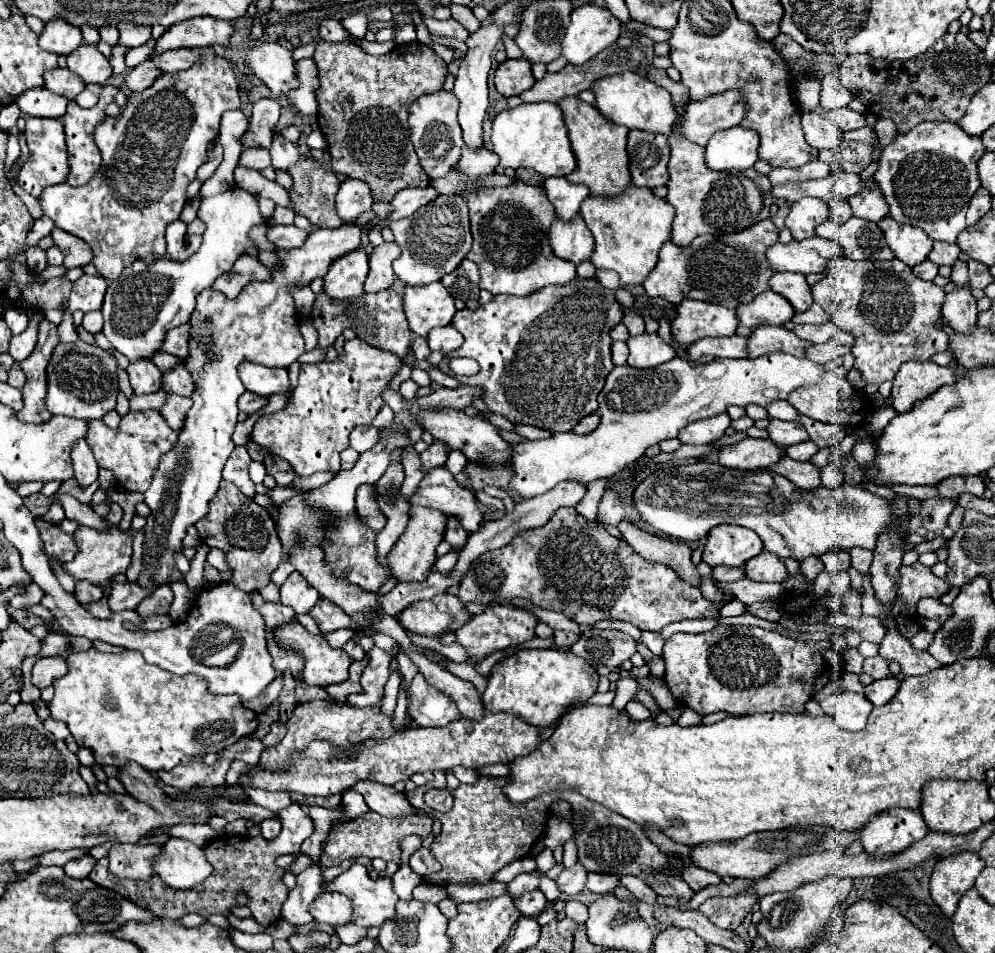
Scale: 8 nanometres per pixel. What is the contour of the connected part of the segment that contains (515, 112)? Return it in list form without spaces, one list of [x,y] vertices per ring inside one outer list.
[[[523,103],[515,109],[501,111],[493,119],[491,141],[493,151],[501,159],[501,167],[529,167],[545,177],[569,175],[577,167],[561,109],[555,103]]]

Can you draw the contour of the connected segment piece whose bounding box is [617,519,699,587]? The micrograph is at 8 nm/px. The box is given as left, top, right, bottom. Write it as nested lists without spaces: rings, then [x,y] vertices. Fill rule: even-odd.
[[[625,519],[617,527],[619,527],[623,539],[643,559],[671,567],[683,581],[699,587],[699,573],[691,561],[691,549],[683,541],[671,541],[671,539],[651,535]]]

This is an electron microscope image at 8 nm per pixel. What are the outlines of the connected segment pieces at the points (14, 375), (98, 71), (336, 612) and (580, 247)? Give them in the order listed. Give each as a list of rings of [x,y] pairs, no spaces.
[[[15,363],[13,369],[9,371],[9,379],[7,379],[7,383],[13,385],[13,387],[17,387],[17,389],[23,389],[23,385],[25,385],[25,373],[21,371],[21,367],[19,367],[17,363]]]
[[[83,43],[67,57],[67,67],[77,73],[85,83],[103,85],[113,75],[109,59],[95,45],[87,43]]]
[[[321,597],[315,603],[315,607],[309,611],[309,615],[315,619],[321,633],[329,633],[329,631],[335,631],[341,627],[353,627],[349,615],[345,615],[345,611],[341,611],[341,607],[337,607],[335,603],[331,603],[325,597]]]
[[[577,215],[573,223],[561,223],[561,219],[555,217],[553,225],[549,227],[549,245],[557,257],[579,265],[591,257],[593,235],[587,231],[581,215]]]

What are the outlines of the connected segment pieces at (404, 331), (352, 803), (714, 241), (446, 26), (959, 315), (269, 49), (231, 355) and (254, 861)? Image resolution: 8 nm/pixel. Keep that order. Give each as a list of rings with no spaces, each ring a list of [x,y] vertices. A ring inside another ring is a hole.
[[[393,289],[375,293],[375,295],[365,293],[357,299],[329,299],[321,291],[315,297],[315,303],[313,303],[313,309],[311,309],[311,319],[313,319],[313,327],[319,335],[317,347],[321,347],[321,349],[331,347],[335,343],[335,339],[345,329],[353,329],[357,333],[357,337],[363,339],[367,345],[397,353],[399,357],[403,357],[407,353],[407,347],[411,345],[411,339],[413,339],[413,333],[411,333],[409,323],[405,319],[401,295],[395,293]]]
[[[347,790],[343,793],[343,801],[341,801],[340,806],[344,808],[345,813],[333,823],[347,823],[347,821],[369,811],[363,796],[354,790]]]
[[[765,219],[733,235],[697,235],[687,247],[677,247],[669,241],[661,247],[659,263],[647,275],[643,287],[649,297],[667,299],[673,305],[679,305],[683,299],[699,299],[735,309],[741,303],[751,303],[755,295],[769,289],[773,271],[765,251],[777,243],[777,239],[779,229],[771,219]]]
[[[423,17],[423,23],[427,25],[431,35],[443,35],[443,37],[457,37],[461,41],[465,41],[469,37],[469,31],[457,23],[455,19],[447,19],[447,21],[437,21],[433,17]]]
[[[955,287],[945,295],[945,303],[941,307],[941,315],[949,321],[955,331],[969,333],[977,323],[977,301],[971,295],[971,287]]]
[[[259,43],[247,51],[245,63],[253,73],[271,89],[275,97],[287,95],[291,89],[299,87],[295,73],[295,59],[289,49],[277,43]]]
[[[373,203],[373,219],[367,223],[343,223],[337,229],[319,229],[315,227],[313,233],[309,233],[307,241],[293,251],[279,251],[273,249],[271,243],[265,239],[265,225],[253,227],[249,231],[249,239],[257,249],[271,249],[279,255],[283,269],[275,269],[273,271],[273,279],[265,281],[265,283],[251,283],[245,287],[245,291],[241,295],[237,295],[235,299],[229,299],[225,295],[221,295],[221,291],[213,291],[213,287],[207,287],[205,291],[201,291],[201,295],[197,297],[197,307],[191,315],[191,343],[189,343],[189,357],[185,359],[185,367],[189,369],[189,373],[193,375],[195,383],[197,383],[197,391],[193,393],[193,407],[187,413],[185,419],[185,427],[179,433],[179,441],[177,445],[165,453],[161,457],[159,469],[153,477],[151,487],[145,491],[145,503],[151,507],[151,515],[147,517],[147,525],[145,525],[145,547],[147,553],[143,555],[143,571],[137,577],[137,583],[147,589],[147,587],[161,587],[161,585],[169,585],[171,579],[169,575],[175,569],[175,551],[181,549],[181,541],[187,533],[189,525],[195,525],[199,519],[203,519],[209,511],[209,501],[213,499],[213,495],[219,489],[219,481],[221,481],[221,471],[233,451],[233,441],[231,441],[231,433],[235,429],[237,423],[237,399],[243,395],[245,387],[239,385],[239,375],[237,375],[237,365],[247,359],[253,363],[261,363],[267,367],[289,367],[293,361],[297,361],[297,357],[301,353],[305,353],[305,345],[303,345],[303,337],[299,333],[299,321],[295,317],[295,303],[291,297],[291,289],[293,287],[303,287],[309,285],[315,277],[325,277],[327,267],[339,259],[341,255],[359,249],[361,245],[361,235],[369,233],[371,227],[383,223],[389,219],[389,203]]]
[[[291,803],[287,809],[281,810],[278,816],[282,822],[281,835],[273,841],[265,841],[263,837],[250,837],[249,835],[221,835],[213,839],[211,843],[207,843],[203,851],[213,865],[213,873],[209,875],[209,879],[205,879],[201,885],[193,889],[173,889],[165,885],[157,875],[153,875],[147,881],[119,879],[107,869],[107,859],[97,861],[89,879],[105,889],[113,889],[119,895],[125,895],[125,899],[133,899],[133,903],[153,911],[153,915],[157,917],[175,920],[183,917],[185,913],[196,913],[204,919],[213,914],[229,915],[229,909],[235,903],[237,891],[245,891],[249,895],[249,909],[255,921],[263,927],[269,927],[279,921],[281,905],[289,893],[281,881],[283,869],[275,867],[275,859],[279,855],[300,852],[303,839],[307,839],[313,833],[311,817],[303,813],[301,805],[297,803]]]

